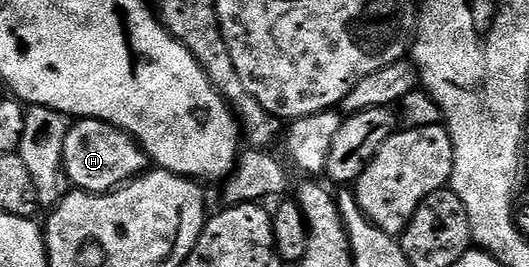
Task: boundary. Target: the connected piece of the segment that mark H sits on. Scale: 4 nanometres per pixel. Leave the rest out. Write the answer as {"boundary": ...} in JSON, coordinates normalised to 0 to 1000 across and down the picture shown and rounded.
{"boundary":[[[146,442],[130,472],[117,543],[117,603],[130,689],[142,712],[163,715],[170,730],[217,715],[284,625],[280,577],[248,506],[191,446]]]}

